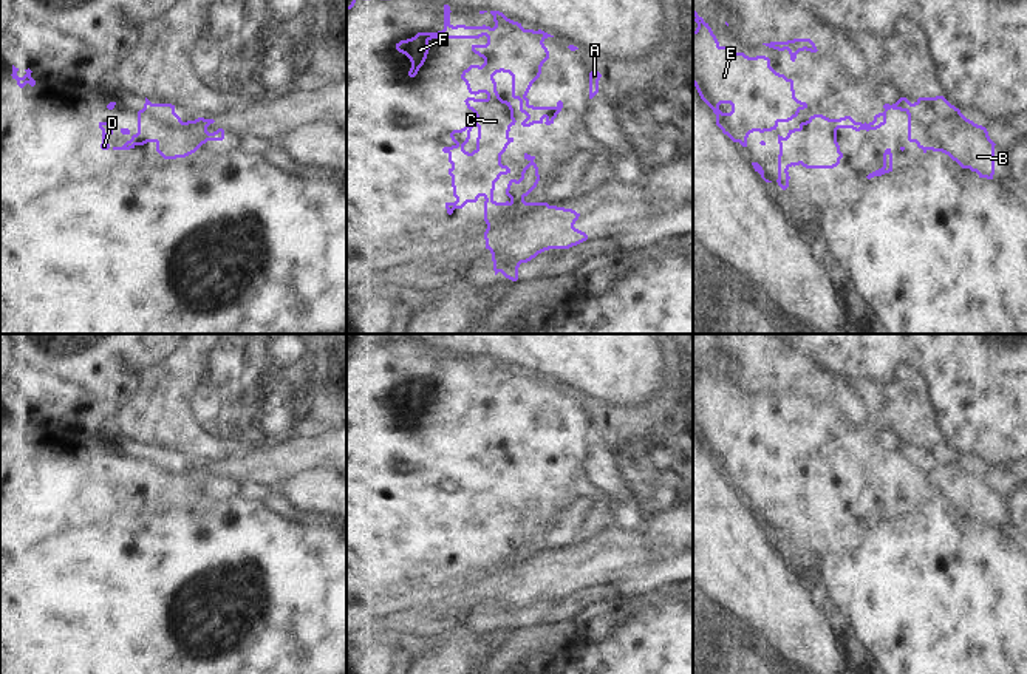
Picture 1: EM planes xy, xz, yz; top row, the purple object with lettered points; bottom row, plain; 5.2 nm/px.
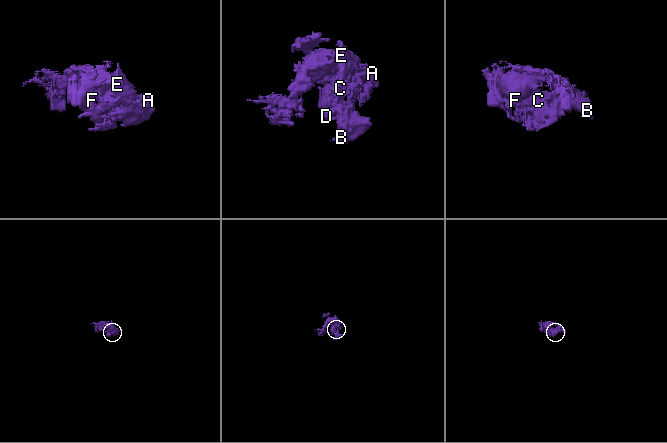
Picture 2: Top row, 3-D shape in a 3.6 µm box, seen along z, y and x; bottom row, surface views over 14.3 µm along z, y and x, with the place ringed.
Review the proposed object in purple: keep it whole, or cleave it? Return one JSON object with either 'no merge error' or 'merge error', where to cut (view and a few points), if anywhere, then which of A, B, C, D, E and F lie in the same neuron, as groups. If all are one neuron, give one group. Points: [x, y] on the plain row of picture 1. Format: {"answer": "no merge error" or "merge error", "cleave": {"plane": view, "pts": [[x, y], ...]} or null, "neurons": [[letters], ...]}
{"answer": "merge error", "cleave": {"plane": "xy", "pts": [[172, 452], [172, 462], [153, 475], [160, 483], [155, 487]]}, "neurons": [["A", "C", "D", "E", "F"], ["B"]]}

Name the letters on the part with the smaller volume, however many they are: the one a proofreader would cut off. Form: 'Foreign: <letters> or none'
Foreign: B

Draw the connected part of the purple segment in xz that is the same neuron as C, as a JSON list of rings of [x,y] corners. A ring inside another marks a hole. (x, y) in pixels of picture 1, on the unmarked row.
[[[444,351],[444,376],[438,379],[418,379],[415,383],[396,390],[396,396],[405,400],[411,414],[410,424],[415,424],[424,411],[432,385],[479,385],[487,383],[486,391],[472,391],[472,397],[484,405],[484,410],[470,411],[462,417],[461,425],[472,441],[464,448],[475,459],[461,476],[450,479],[452,493],[444,493],[449,501],[449,521],[452,523],[455,549],[445,549],[447,560],[462,555],[467,549],[476,549],[479,543],[484,547],[484,578],[486,595],[493,594],[493,536],[501,521],[510,519],[507,512],[501,510],[501,501],[514,488],[509,482],[515,471],[514,454],[510,448],[503,447],[496,437],[493,422],[509,419],[512,422],[512,444],[520,447],[520,458],[527,464],[523,473],[534,470],[554,470],[554,465],[563,454],[558,447],[555,453],[534,453],[526,444],[532,430],[540,424],[543,410],[549,405],[544,393],[548,383],[554,383],[541,376],[524,376],[521,369],[507,365],[500,357],[490,357],[495,373],[466,373],[450,369],[450,352]],[[478,473],[476,495],[469,499],[464,492],[470,485],[470,478]]]

